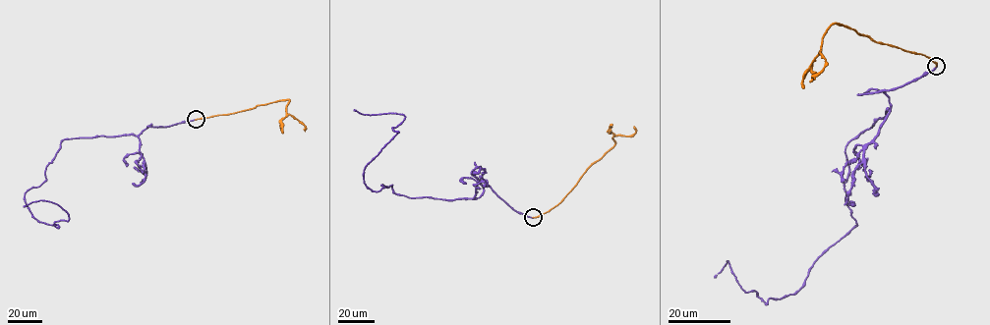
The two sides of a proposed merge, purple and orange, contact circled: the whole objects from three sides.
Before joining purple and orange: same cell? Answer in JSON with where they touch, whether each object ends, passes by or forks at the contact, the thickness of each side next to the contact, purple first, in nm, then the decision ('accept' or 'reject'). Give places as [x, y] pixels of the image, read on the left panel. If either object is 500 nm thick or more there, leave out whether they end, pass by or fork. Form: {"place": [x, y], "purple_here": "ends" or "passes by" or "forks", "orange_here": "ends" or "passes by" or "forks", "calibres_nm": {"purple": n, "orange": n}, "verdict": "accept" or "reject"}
{"place": [196, 119], "purple_here": "ends", "orange_here": "ends", "calibres_nm": {"purple": 280, "orange": 140}, "verdict": "reject"}

